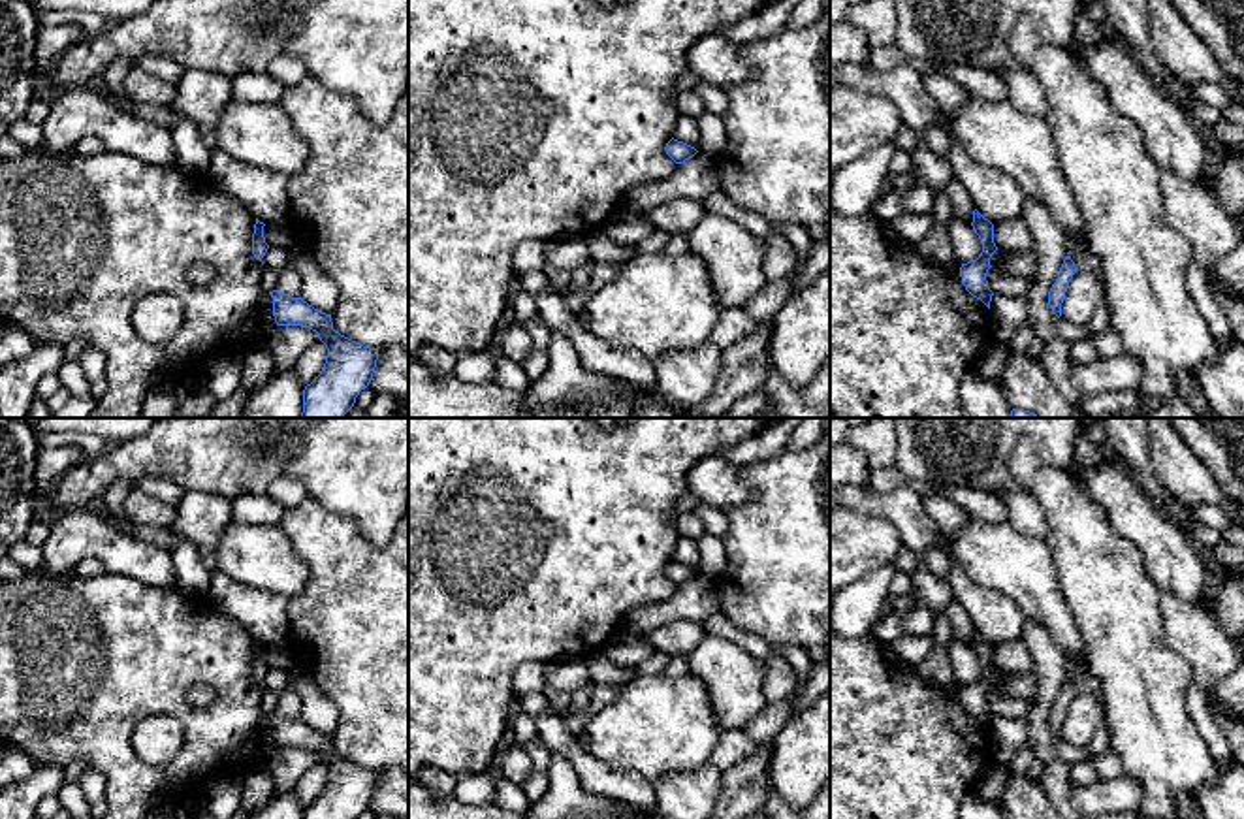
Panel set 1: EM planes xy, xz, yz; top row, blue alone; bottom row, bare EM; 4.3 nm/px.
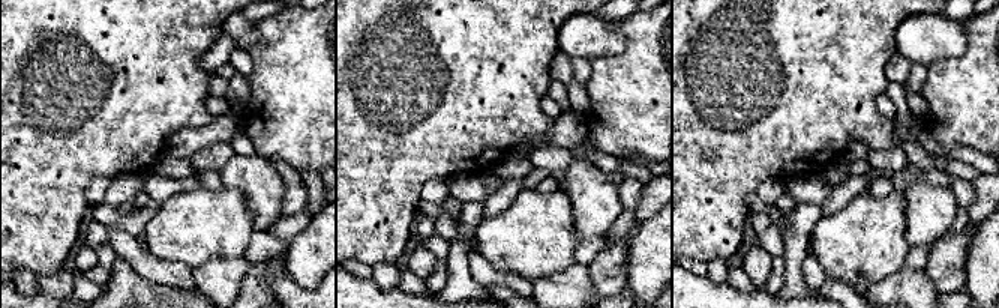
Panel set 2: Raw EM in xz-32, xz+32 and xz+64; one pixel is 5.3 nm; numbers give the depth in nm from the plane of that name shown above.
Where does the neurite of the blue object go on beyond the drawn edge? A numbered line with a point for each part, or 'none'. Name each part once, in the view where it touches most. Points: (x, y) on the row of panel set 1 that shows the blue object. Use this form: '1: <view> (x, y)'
none

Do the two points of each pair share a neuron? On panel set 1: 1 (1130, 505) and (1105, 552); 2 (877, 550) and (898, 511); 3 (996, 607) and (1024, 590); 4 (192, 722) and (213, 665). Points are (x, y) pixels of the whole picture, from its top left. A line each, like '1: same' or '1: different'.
1: different
2: different
3: different
4: same

